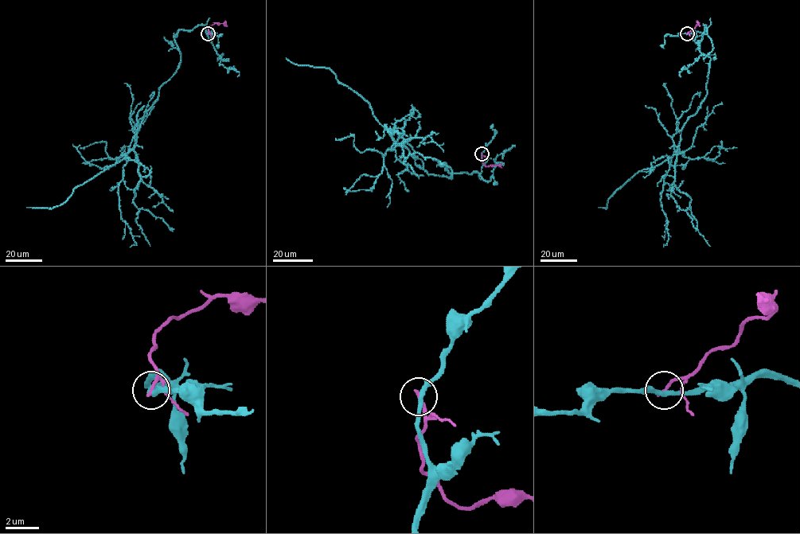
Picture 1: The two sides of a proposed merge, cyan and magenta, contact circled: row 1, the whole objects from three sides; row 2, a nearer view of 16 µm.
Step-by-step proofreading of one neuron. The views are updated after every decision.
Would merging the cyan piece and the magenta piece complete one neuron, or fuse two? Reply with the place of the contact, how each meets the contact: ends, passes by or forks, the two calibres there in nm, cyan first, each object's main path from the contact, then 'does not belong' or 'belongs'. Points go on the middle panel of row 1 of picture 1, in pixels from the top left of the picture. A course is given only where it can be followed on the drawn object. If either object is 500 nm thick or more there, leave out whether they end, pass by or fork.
place (481, 153); cyan passes by; magenta ends; calibres 260 and 200 nm; course cyan (481, 153), (480, 174), (450, 173), (447, 167), (451, 178), (428, 175), (328, 68), (286, 58); course magenta (481, 153), (481, 161), (485, 165), (502, 167); does not belong

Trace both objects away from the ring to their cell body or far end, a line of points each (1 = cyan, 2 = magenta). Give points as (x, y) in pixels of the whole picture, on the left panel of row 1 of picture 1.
1: (208, 33), (200, 25), (174, 37), (178, 68), (122, 159), (59, 205), (26, 207)
2: (208, 33), (208, 27), (215, 23), (228, 25)

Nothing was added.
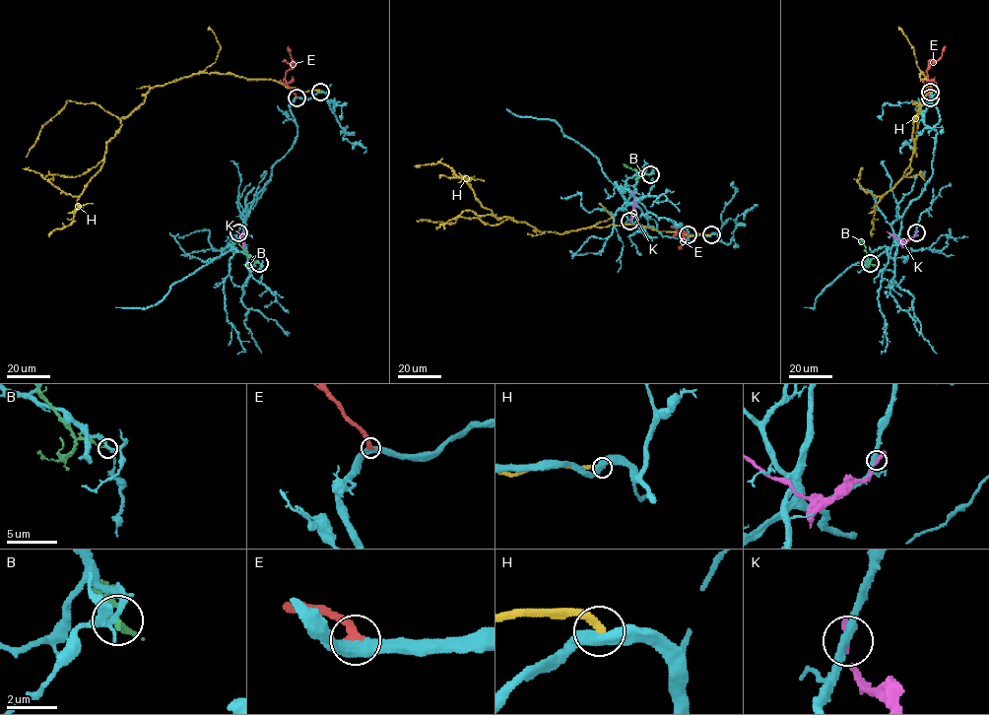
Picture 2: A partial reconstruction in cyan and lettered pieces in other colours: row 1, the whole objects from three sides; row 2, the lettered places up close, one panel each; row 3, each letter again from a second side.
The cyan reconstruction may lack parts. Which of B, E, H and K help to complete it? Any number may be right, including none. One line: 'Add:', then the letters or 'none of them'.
Add: E

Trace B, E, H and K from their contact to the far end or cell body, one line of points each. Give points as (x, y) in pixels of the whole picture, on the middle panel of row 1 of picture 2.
B: (650, 174), (623, 163)
E: (688, 234), (676, 232), (685, 234), (680, 249)
H: (711, 234), (627, 225), (541, 231), (510, 218), (498, 219), (451, 168), (438, 162), (413, 166)
K: (629, 221), (633, 211), (632, 191)

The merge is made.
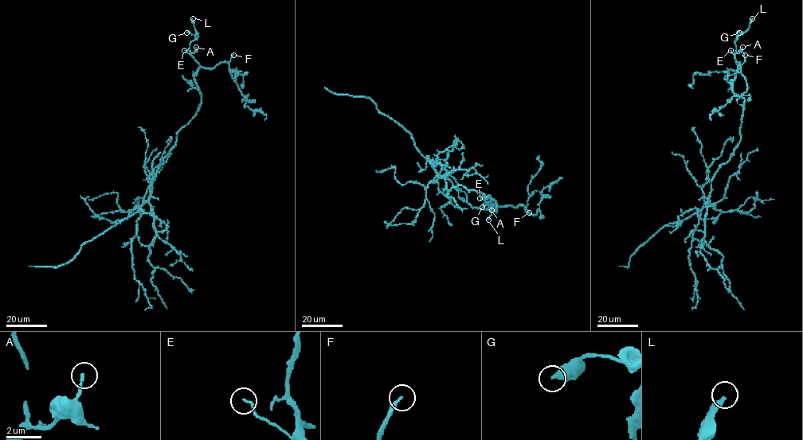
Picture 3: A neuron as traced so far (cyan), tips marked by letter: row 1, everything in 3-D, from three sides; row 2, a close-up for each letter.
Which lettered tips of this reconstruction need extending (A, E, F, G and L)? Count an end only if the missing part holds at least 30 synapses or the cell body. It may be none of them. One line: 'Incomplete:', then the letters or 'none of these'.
Incomplete: F

